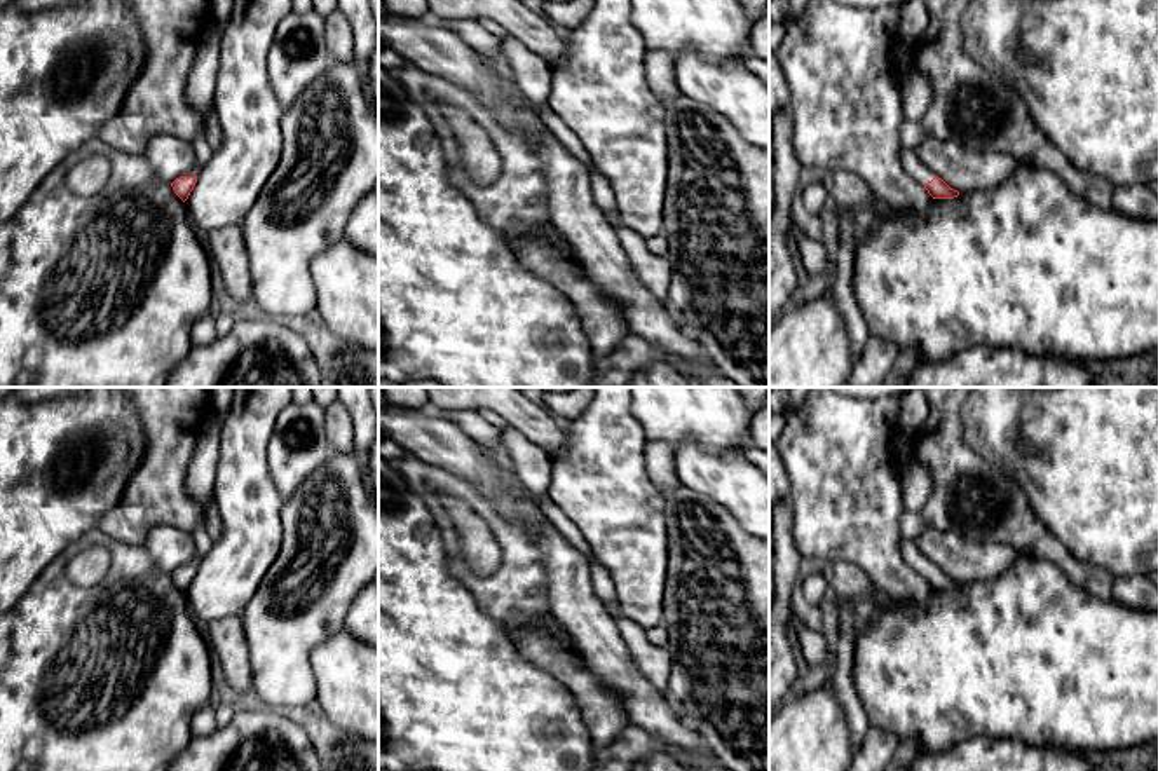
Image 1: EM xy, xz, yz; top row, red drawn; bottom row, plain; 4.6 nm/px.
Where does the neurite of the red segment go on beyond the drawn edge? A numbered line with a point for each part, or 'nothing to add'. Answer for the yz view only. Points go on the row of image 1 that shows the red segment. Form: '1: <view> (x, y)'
1: yz (912, 166)

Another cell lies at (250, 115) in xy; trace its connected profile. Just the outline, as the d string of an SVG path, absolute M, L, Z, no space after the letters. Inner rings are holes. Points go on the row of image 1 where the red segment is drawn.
M234 0L221 35L213 105L221 145L201 167L185 201L201 235L242 227L281 159L284 108L270 87L267 59L274 33L290 12L291 0Z

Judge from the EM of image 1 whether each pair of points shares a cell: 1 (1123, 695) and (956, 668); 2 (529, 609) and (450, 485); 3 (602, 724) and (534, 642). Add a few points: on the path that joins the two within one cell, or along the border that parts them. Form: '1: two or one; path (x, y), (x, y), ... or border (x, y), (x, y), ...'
1: one; path (1082, 674), (1061, 668), (998, 668)
2: one; path (520, 576), (520, 557), (515, 541), (483, 510)
3: one; path (597, 703), (555, 660)

